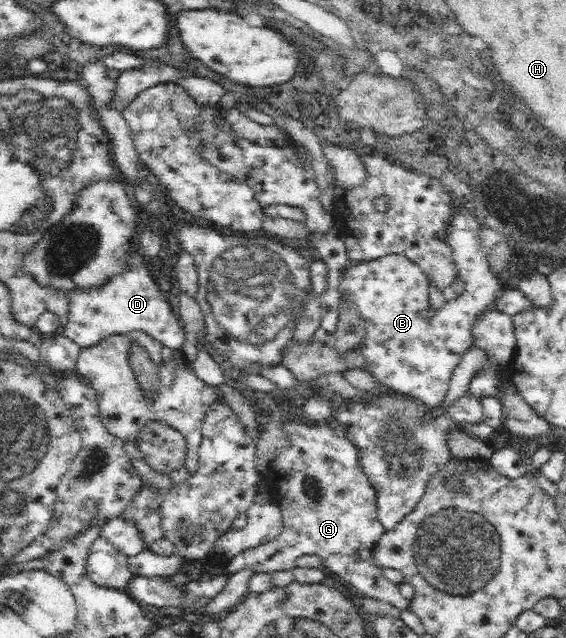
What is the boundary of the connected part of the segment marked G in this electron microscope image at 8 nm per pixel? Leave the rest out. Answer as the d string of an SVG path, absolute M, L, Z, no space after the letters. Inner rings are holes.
M290 421L284 424L284 428L290 437L291 447L282 448L278 459L273 464L273 469L277 470L279 476L283 478L277 482L279 506L283 506L283 530L279 536L267 544L231 555L225 562L226 572L233 573L243 566L252 566L259 572L291 571L295 558L315 555L322 567L327 566L333 573L349 582L357 592L364 594L371 601L385 602L403 614L410 608L410 600L401 594L399 585L385 578L384 568L379 566L376 558L379 539L387 530L378 518L375 491L362 471L356 449L340 433L340 430L331 428L327 424L308 426Z

